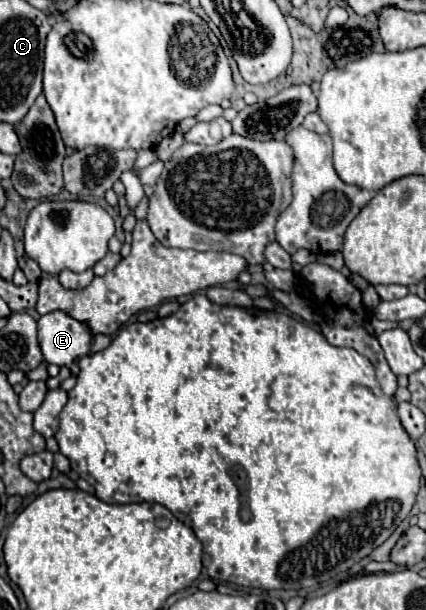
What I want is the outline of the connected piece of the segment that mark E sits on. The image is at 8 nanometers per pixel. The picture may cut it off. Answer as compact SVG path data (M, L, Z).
M49 312L39 318L39 346L47 364L66 366L73 376L80 369L75 358L81 358L91 348L91 332L65 312Z

